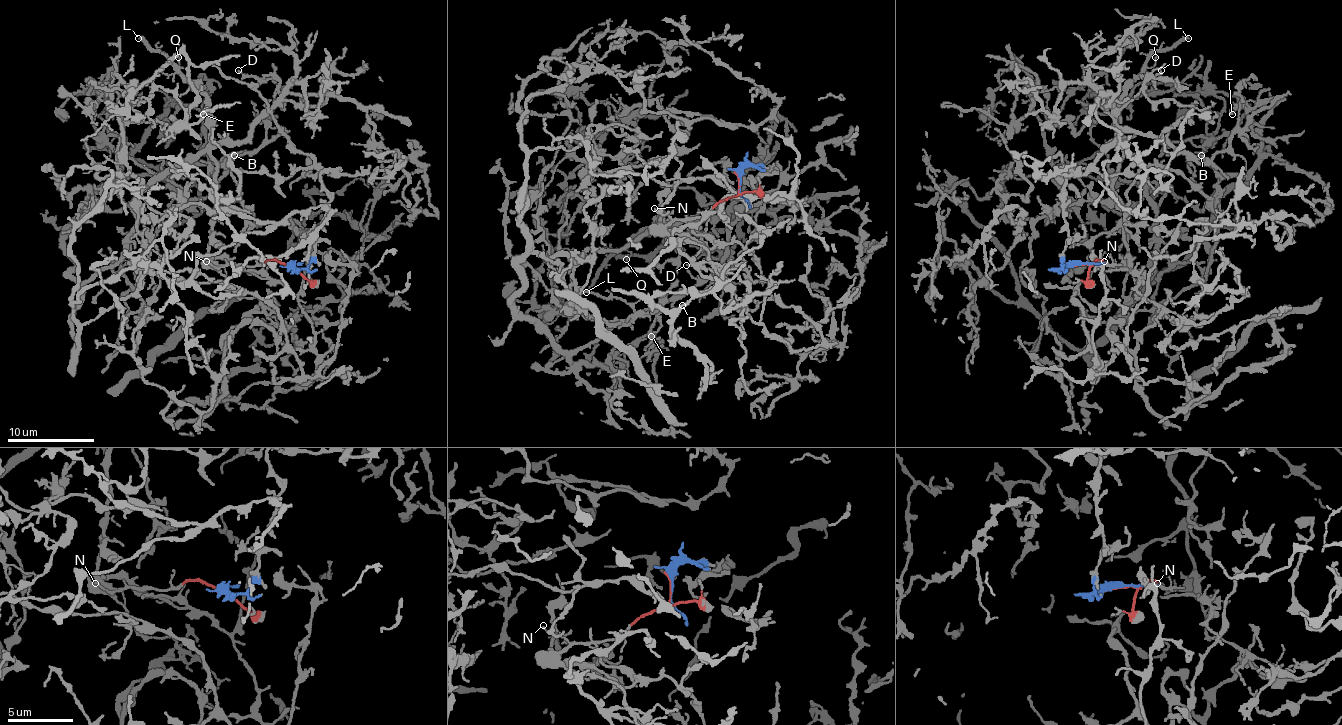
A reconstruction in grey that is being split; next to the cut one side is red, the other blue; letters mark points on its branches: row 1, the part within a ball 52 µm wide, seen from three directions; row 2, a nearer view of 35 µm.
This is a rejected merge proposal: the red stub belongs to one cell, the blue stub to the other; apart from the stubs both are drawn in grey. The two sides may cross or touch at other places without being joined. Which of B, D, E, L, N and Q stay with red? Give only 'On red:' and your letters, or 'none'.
On red: L, N, Q

